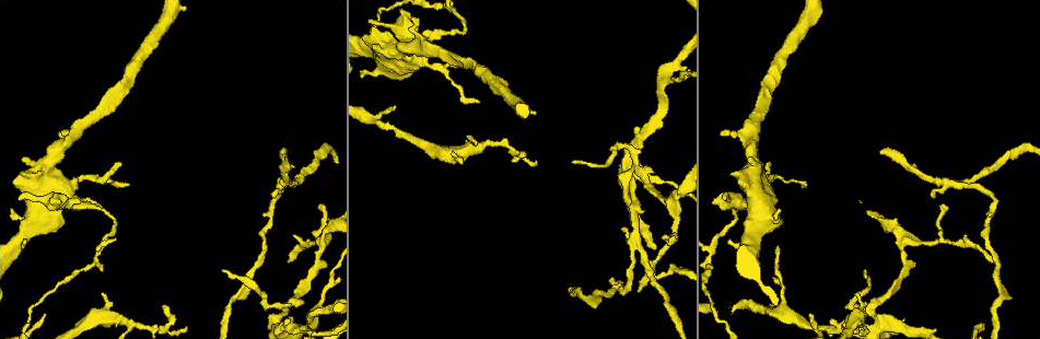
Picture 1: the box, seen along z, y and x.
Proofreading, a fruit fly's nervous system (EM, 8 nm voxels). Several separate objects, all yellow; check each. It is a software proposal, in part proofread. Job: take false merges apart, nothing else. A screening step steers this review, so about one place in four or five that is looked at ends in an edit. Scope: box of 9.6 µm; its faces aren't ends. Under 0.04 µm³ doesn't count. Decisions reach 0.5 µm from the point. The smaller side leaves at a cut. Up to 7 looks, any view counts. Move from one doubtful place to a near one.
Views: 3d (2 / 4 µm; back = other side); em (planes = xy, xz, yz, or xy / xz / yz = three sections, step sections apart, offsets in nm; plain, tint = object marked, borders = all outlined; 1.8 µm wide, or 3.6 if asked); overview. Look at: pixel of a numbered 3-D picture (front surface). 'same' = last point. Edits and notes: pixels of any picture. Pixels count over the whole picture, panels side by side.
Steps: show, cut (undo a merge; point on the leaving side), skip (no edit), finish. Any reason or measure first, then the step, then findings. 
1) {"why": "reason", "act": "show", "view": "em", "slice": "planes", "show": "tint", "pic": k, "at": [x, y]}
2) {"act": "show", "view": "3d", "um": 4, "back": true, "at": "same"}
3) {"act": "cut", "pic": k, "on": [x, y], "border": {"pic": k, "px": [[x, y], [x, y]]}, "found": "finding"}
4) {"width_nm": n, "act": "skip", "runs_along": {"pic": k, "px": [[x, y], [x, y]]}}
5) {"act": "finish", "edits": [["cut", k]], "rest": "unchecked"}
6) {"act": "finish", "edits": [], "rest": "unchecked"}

{"why": "branch point", "act": "show", "view": "3d", "um": 2, "pic": 1, "at": [634, 166]}

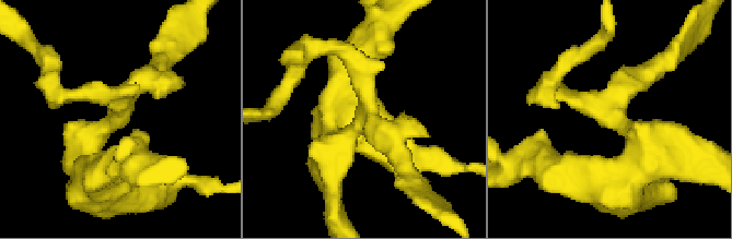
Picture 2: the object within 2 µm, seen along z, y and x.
{"act": "show", "view": "em", "um": 3.6, "slice": "planes", "show": "plain", "pic": 2, "at": [366, 118]}

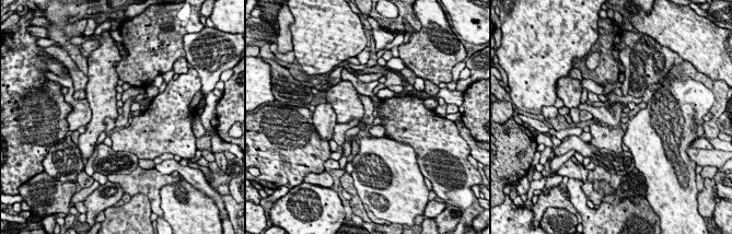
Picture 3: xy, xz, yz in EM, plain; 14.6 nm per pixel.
{"act": "show", "view": "em", "um": 3.6, "slice": "planes", "show": "tint", "at": "same"}

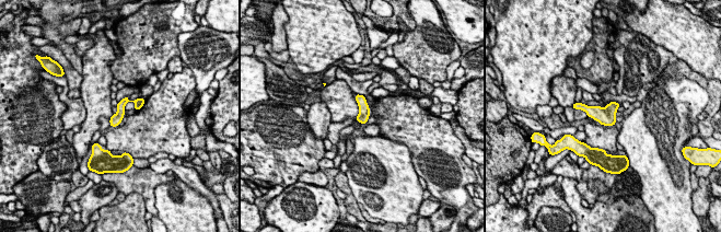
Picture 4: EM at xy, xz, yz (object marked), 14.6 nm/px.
{"act": "skip", "found": "continuous, no second neuron"}

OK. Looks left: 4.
{"why": "branch point", "act": "show", "view": "em", "slice": "planes", "show": "tint", "pic": 1, "at": [635, 240]}

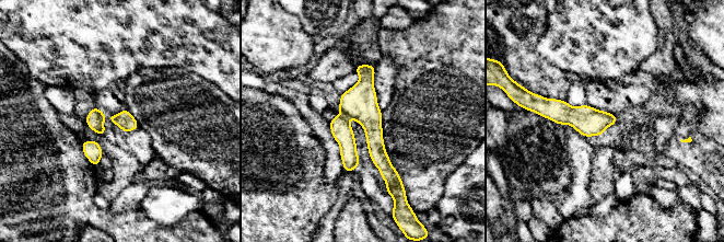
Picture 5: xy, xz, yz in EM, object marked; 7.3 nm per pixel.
{"act": "cut", "pic": 5, "on": [360, 102], "part_leaving": {"pic": 5, "px": [[361, 67], [365, 111], [388, 181]]}, "found": "two neurons meet here"}

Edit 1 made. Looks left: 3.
{"act": "show", "view": "overview"}

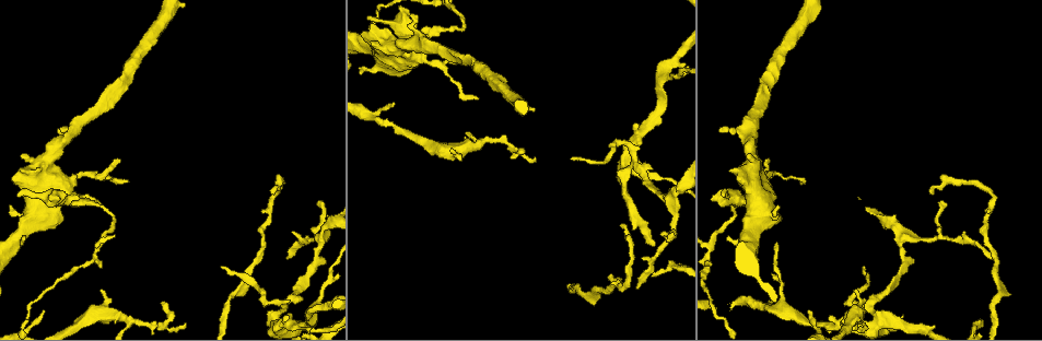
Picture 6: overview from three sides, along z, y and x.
{"act": "show", "view": "em", "slice": "planes", "show": "tint", "pic": 6, "at": [124, 318]}

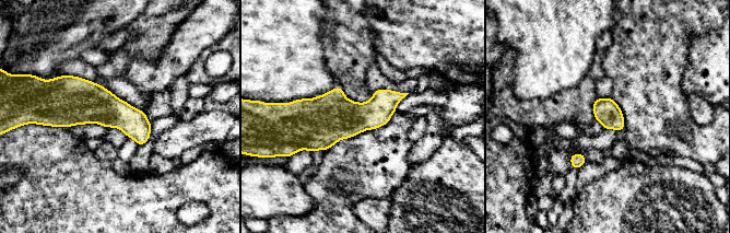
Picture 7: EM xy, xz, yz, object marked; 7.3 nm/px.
{"act": "skip", "found": "continuous, no second neuron"}

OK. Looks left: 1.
{"act": "finish", "edits": [["cut", 5]], "rest": "unchecked"}

